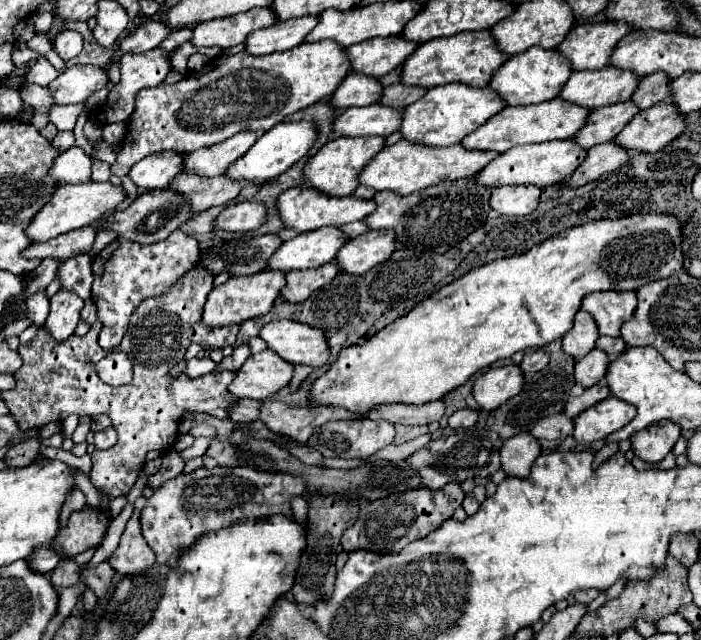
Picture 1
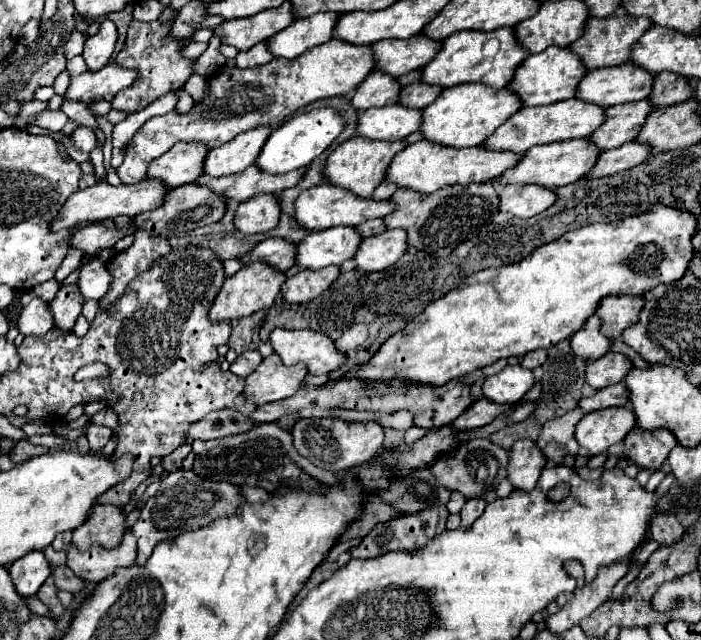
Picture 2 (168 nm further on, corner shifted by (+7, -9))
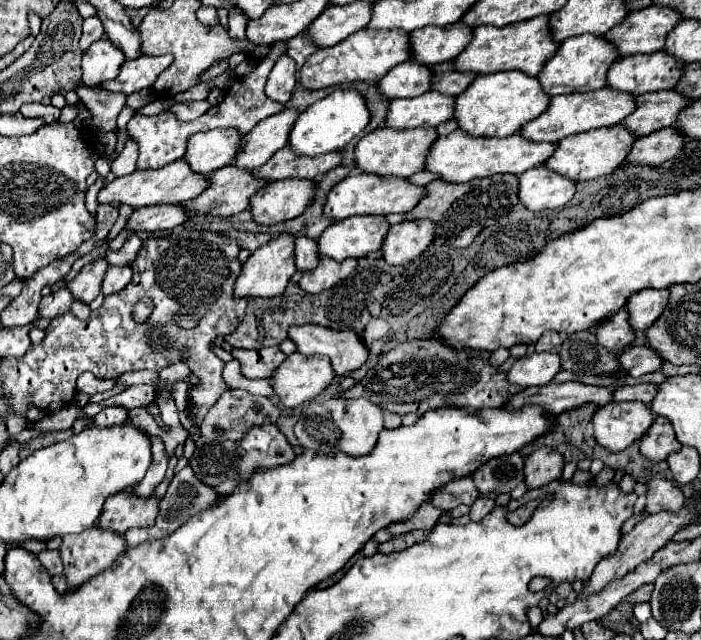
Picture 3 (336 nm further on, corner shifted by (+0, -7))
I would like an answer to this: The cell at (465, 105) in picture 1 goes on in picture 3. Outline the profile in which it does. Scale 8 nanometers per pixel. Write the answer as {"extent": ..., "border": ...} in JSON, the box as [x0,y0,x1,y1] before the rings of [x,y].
{"extent":[454,71,550,137],"border":[[[500,71],[492,75],[478,75],[472,85],[456,97],[454,121],[458,129],[472,137],[508,137],[514,135],[524,123],[546,111],[550,97],[542,91],[536,77],[520,71]]]}

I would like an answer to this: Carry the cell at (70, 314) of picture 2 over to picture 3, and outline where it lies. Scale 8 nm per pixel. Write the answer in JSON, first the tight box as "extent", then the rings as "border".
{"extent":[68,259,108,305],"border":[[[96,259],[96,261],[84,265],[84,269],[68,283],[72,297],[76,301],[90,305],[100,293],[100,281],[104,279],[104,269],[108,269],[106,259]]]}

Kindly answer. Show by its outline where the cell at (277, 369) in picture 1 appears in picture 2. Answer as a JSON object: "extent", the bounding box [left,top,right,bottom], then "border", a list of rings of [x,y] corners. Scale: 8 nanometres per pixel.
{"extent":[245,353,307,405],"border":[[[273,353],[247,377],[245,393],[249,391],[257,405],[281,401],[295,395],[305,385],[307,373],[303,363],[287,367],[281,363],[281,357]]]}

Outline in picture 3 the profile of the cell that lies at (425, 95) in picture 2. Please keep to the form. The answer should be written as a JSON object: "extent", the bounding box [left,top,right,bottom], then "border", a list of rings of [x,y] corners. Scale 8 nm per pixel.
{"extent":[432,73,476,97],"border":[[[438,73],[432,77],[432,91],[438,91],[442,95],[456,97],[460,95],[474,79],[476,75],[464,75],[464,73]]]}

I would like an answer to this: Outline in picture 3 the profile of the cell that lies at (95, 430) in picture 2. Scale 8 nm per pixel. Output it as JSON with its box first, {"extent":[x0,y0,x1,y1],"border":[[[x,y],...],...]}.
{"extent":[94,407,128,427],"border":[[[104,407],[96,417],[94,423],[98,427],[114,427],[114,425],[122,425],[128,419],[128,411],[122,407]]]}

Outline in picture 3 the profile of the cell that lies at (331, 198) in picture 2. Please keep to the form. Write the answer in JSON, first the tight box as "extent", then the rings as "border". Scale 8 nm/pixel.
{"extent":[324,173,424,221],"border":[[[352,173],[334,185],[324,203],[324,215],[340,221],[352,215],[388,215],[388,213],[408,213],[424,197],[424,187],[416,187],[406,179],[384,181],[384,177],[368,177],[368,173]]]}

